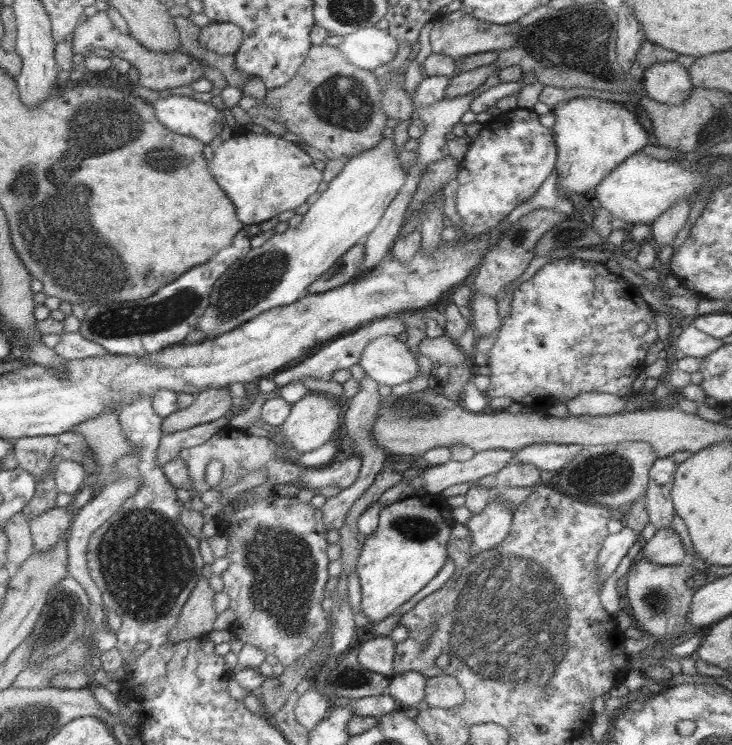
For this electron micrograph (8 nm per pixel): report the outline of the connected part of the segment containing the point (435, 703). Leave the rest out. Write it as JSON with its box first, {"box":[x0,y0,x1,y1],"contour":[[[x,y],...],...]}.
{"box":[424,677,464,708],"contour":[[[429,677],[426,680],[424,701],[430,708],[453,708],[464,701],[464,690],[455,677]]]}

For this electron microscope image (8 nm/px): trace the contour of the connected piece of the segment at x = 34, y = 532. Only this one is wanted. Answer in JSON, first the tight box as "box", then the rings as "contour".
{"box":[29,507,73,552],"contour":[[[53,507],[29,519],[34,552],[47,552],[67,532],[73,513],[67,508]]]}

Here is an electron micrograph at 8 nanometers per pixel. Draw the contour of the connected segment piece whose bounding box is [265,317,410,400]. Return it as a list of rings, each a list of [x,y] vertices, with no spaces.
[[[381,317],[379,319],[371,320],[371,322],[361,327],[357,327],[352,331],[345,332],[344,334],[337,335],[331,342],[327,342],[325,346],[321,346],[318,351],[314,354],[311,354],[309,357],[298,363],[297,365],[283,371],[275,372],[275,376],[272,380],[277,386],[277,390],[272,391],[269,394],[266,394],[266,399],[279,397],[279,388],[285,386],[289,383],[300,382],[299,379],[303,377],[313,377],[319,378],[321,380],[331,380],[332,372],[335,370],[347,369],[353,364],[358,364],[361,353],[363,352],[364,346],[367,346],[374,338],[379,338],[380,336],[393,336],[396,337],[398,334],[406,330],[406,326],[410,322],[407,318],[400,320],[397,317]]]

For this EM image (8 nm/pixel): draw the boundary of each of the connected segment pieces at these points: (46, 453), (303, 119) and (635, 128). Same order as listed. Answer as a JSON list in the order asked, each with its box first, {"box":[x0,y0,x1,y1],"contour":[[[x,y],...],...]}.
[{"box":[13,435,59,482],"contour":[[[37,435],[16,438],[13,443],[17,467],[29,473],[36,482],[40,481],[59,444],[57,438],[53,435]]]},{"box":[262,45,388,159],"contour":[[[311,45],[293,78],[283,86],[266,89],[266,94],[262,98],[262,104],[267,109],[277,111],[274,122],[283,125],[286,132],[296,134],[301,139],[301,143],[317,149],[327,159],[353,157],[373,148],[382,140],[381,130],[386,128],[385,121],[388,118],[381,110],[379,78],[371,71],[351,64],[337,47]]]},{"box":[551,97,649,197],"contour":[[[573,97],[559,101],[551,112],[555,116],[552,130],[557,148],[554,166],[556,188],[565,190],[565,194],[590,197],[593,188],[611,170],[615,170],[617,164],[649,144],[649,134],[637,122],[637,116],[620,102],[594,97]]]}]

